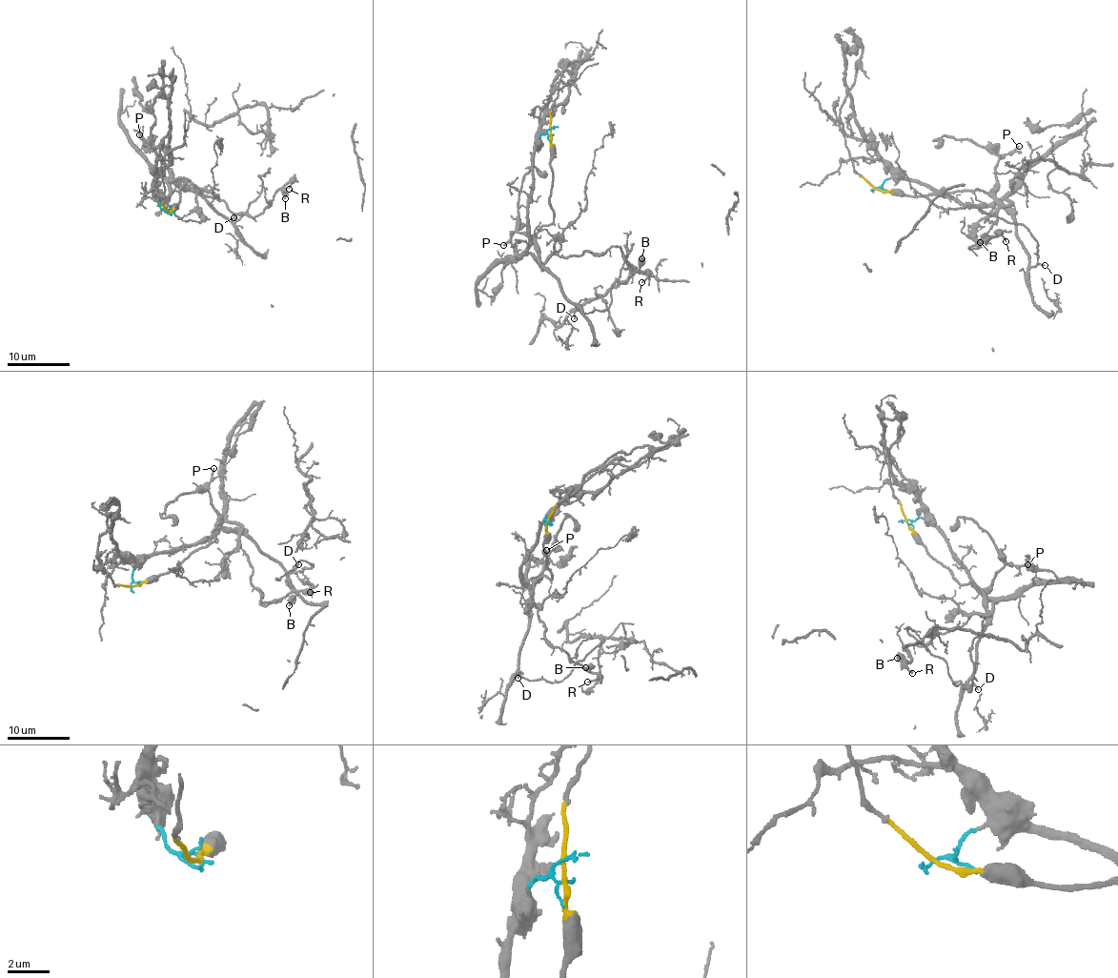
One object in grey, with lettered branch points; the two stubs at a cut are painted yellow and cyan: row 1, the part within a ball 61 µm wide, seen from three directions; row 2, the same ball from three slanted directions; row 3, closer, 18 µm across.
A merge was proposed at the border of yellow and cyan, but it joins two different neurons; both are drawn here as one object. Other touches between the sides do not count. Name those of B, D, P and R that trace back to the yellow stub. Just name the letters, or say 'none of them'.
D, P

